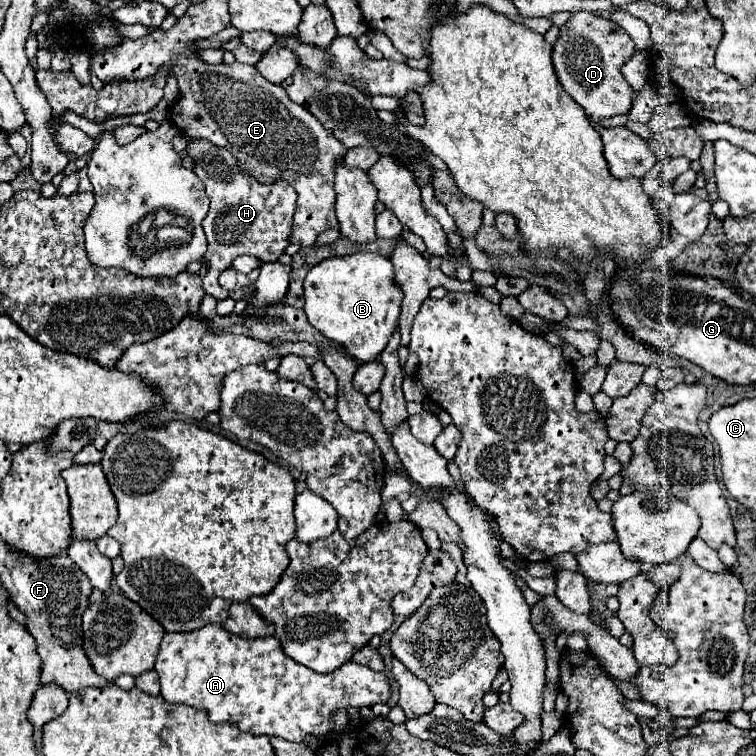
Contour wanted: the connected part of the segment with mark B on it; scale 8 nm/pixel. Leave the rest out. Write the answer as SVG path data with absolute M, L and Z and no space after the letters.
M372 252L332 256L318 262L304 278L304 312L308 322L326 338L340 342L348 354L368 362L376 360L390 340L400 316L402 288L396 284L392 262Z

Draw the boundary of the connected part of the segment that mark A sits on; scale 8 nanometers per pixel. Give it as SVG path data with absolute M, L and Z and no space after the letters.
M208 624L190 634L164 634L154 668L160 676L160 694L166 702L202 708L212 722L232 722L244 732L280 736L290 742L302 742L308 734L316 734L322 738L322 744L328 744L328 734L332 730L330 716L336 708L364 708L376 702L388 702L390 696L390 684L382 672L346 662L328 674L318 674L286 656L274 636L242 640L228 634L222 624Z

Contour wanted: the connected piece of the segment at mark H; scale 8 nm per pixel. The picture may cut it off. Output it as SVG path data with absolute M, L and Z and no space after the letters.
M190 142L188 156L196 160L194 174L204 182L206 194L210 198L210 212L202 222L208 238L208 252L204 256L208 262L208 274L202 278L202 284L206 294L214 296L216 300L224 300L228 298L228 292L218 286L218 276L236 256L250 254L260 262L272 262L284 254L298 194L284 180L260 184L254 178L248 178L240 172L236 158L232 158L226 150L212 146L210 142Z

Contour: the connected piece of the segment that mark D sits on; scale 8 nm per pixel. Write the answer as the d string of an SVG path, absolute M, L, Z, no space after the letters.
M576 12L560 28L560 36L552 48L552 64L554 64L554 70L556 70L556 76L562 84L562 88L586 110L586 114L594 122L600 122L600 120L612 118L616 114L626 114L632 108L634 90L622 76L622 66L632 58L632 54L636 54L634 42L630 40L630 36L626 34L626 30L622 26L618 26L616 22L610 22L606 18L600 18L596 14L590 14L590 12Z

